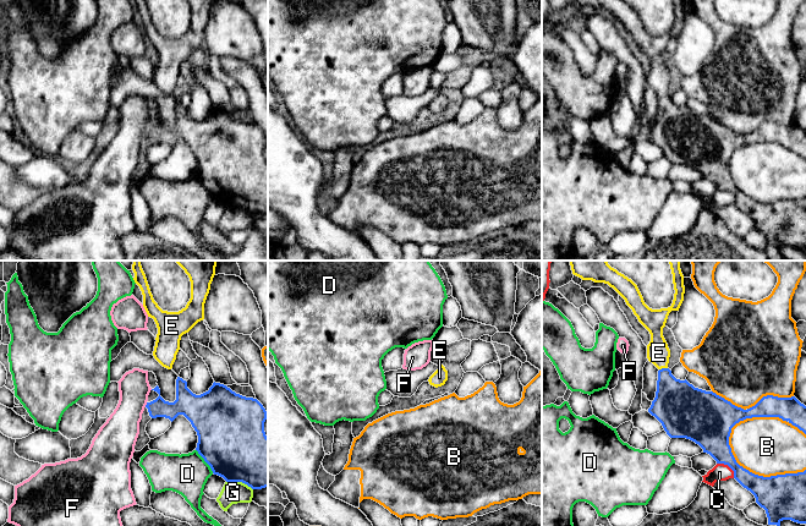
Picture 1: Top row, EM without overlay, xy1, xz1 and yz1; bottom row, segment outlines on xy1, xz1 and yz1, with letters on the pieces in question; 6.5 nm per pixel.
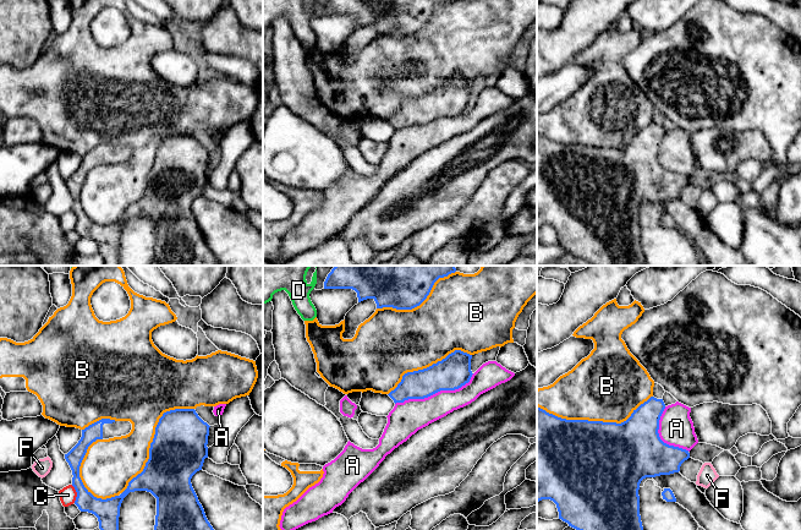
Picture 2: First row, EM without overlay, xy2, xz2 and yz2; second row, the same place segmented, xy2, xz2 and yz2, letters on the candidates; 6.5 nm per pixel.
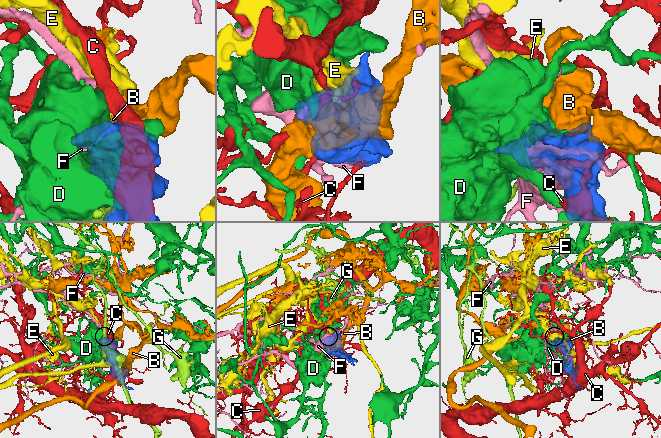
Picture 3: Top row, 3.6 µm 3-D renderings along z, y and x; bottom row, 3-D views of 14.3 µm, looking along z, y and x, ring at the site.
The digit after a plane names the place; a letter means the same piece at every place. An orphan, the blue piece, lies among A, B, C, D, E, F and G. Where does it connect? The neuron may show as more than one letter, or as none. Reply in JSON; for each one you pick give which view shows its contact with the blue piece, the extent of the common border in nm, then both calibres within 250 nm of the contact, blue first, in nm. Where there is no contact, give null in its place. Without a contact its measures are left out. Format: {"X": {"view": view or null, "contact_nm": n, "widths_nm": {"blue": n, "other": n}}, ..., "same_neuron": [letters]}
{"E": {"view": "yz1", "contact_nm": 60, "widths_nm": {"blue": 300, "other": 150}}, "same_neuron": ["E"]}

